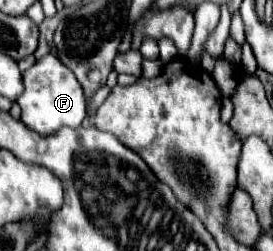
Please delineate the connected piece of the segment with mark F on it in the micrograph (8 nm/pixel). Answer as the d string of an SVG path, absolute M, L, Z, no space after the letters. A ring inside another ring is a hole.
M46 55L36 61L28 71L24 71L24 93L18 97L22 107L22 121L40 135L54 135L62 127L80 127L86 117L84 89L74 77L74 73L56 57Z

